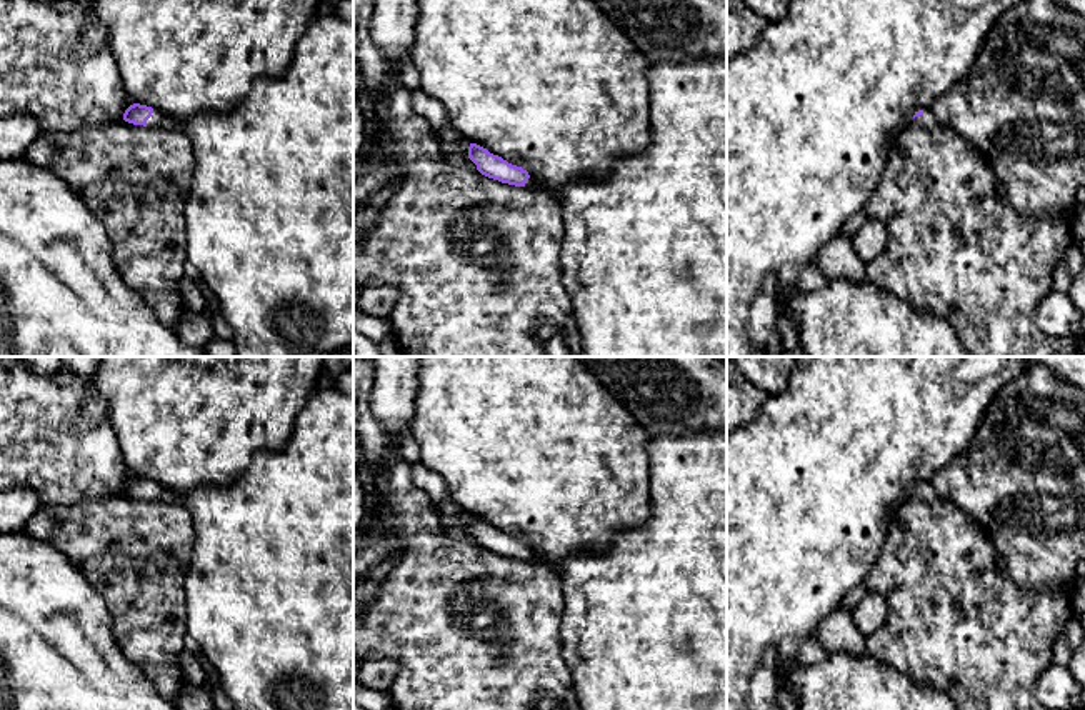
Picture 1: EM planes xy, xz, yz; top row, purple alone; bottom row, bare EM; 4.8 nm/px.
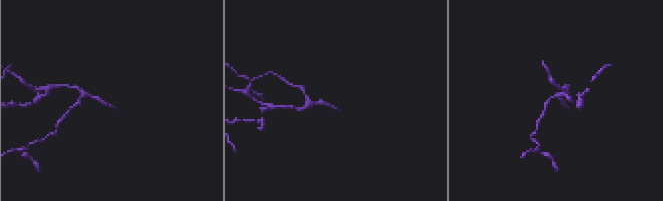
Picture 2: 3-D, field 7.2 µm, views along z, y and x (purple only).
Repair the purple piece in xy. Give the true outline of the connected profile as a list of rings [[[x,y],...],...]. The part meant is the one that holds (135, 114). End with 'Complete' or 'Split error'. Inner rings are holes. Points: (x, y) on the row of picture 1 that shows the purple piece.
[[[335,12],[327,15],[317,15],[308,25],[308,28],[300,35],[287,72],[280,77],[255,78],[247,95],[227,112],[198,112],[188,120],[177,120],[158,110],[153,110],[152,107],[133,103],[125,110],[123,120],[133,125],[143,125],[150,128],[180,130],[192,140],[195,153],[195,168],[190,192],[185,202],[187,262],[190,262],[198,270],[208,290],[218,300],[220,315],[225,318],[225,322],[233,332],[232,342],[235,345],[237,357],[317,357],[353,343],[353,20],[345,20]]]. Split error

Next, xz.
[[[727,58],[657,62],[652,63],[647,78],[650,82],[650,142],[642,152],[613,160],[598,180],[577,178],[558,190],[548,190],[522,167],[508,163],[477,143],[470,143],[468,158],[488,178],[545,192],[560,203],[563,217],[562,282],[570,297],[587,357],[727,357]]]. Split error

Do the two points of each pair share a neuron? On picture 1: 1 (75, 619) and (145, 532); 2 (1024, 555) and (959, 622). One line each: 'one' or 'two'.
1: two
2: two

